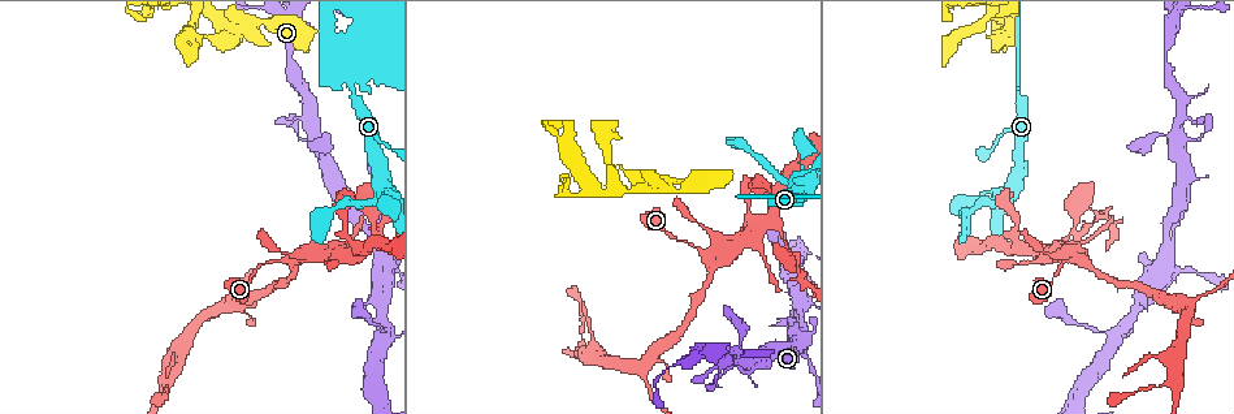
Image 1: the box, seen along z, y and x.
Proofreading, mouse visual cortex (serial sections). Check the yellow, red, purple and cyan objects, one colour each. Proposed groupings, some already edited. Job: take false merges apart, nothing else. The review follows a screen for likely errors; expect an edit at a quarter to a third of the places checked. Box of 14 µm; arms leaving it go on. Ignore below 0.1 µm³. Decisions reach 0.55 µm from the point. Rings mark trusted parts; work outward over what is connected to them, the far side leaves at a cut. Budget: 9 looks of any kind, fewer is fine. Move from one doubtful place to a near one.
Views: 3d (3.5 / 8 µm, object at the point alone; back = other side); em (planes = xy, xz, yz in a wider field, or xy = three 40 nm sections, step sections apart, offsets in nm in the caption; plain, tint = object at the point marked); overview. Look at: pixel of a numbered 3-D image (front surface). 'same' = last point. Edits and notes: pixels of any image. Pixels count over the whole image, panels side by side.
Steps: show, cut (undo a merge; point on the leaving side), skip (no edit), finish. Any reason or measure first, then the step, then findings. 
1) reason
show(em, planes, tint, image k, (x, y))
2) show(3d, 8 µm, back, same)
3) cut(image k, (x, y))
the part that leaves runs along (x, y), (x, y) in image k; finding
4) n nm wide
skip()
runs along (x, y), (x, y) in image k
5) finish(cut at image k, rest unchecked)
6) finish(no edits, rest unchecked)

thick turns thin
show(3d, 3.5 µm, image 1, (256, 23))

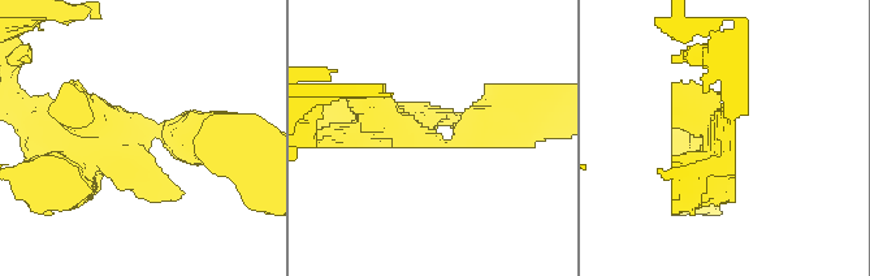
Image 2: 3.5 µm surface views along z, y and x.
shape alone is not enough
show(em, xy, step 1, tint, image 2, (135, 135))

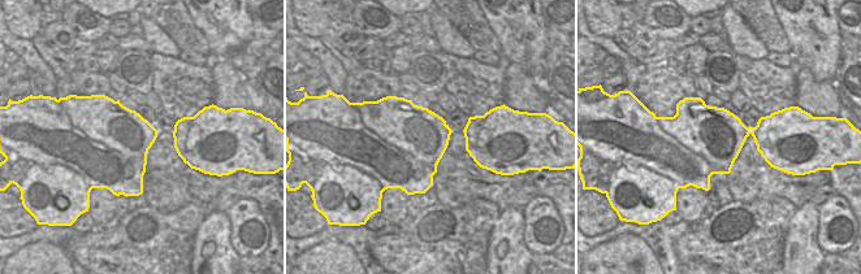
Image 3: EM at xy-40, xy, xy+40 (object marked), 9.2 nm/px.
700 nm wide
cut(image 2, (155, 169))
the part that leaves runs along (154, 134), (30, 119) in image 2; two cells meet here

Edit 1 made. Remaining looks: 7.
show(overview)

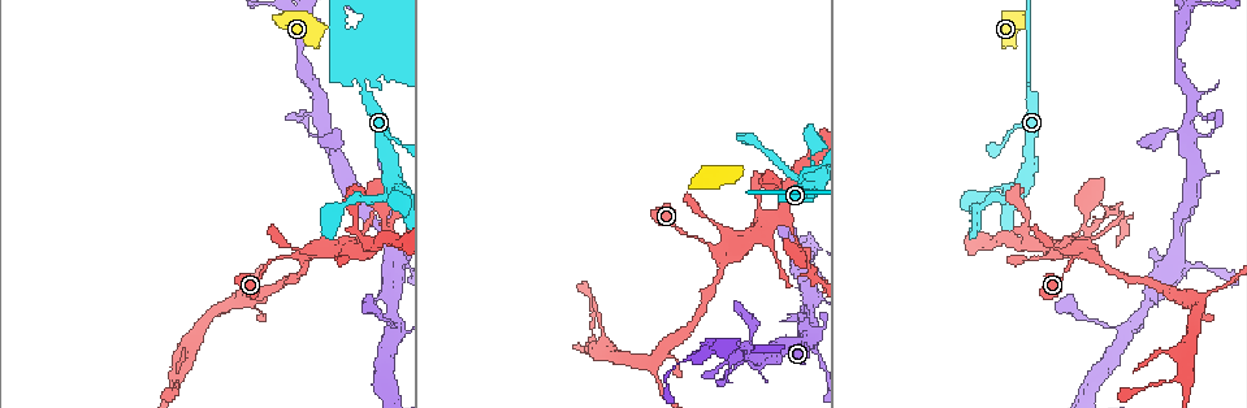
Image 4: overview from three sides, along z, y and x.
four-way junction
show(3d, 3.5 µm, image 4, (809, 339))

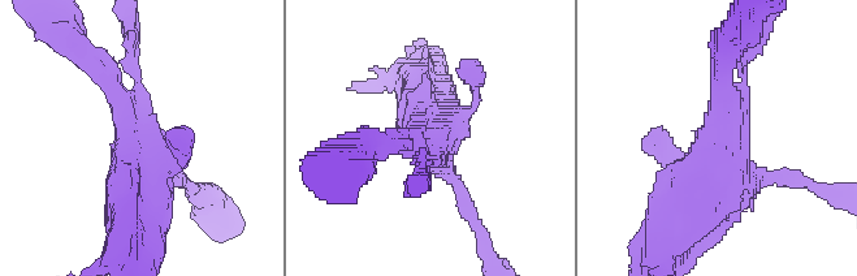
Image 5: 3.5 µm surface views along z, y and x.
show(em, xy, step 2, tint, image 5, (430, 146))

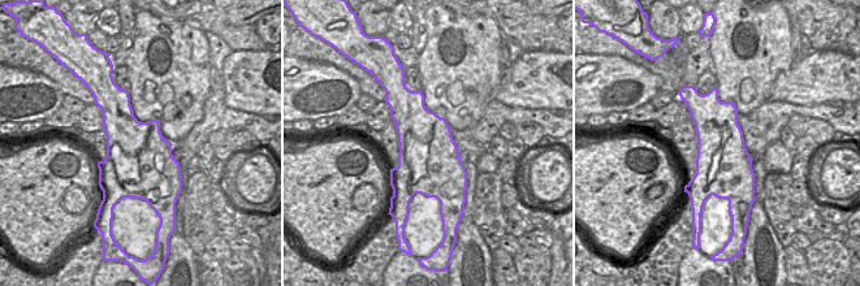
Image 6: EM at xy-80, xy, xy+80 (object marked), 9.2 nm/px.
show(em, xy, step 1, tint, same)

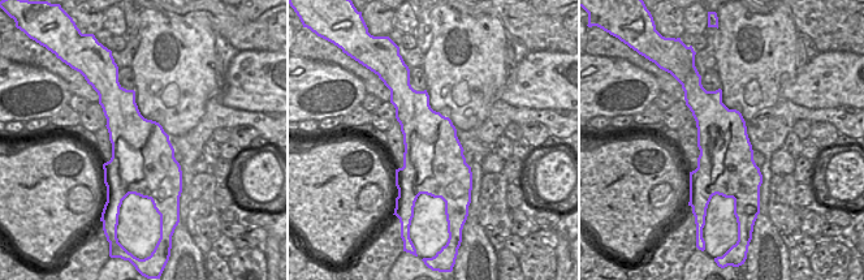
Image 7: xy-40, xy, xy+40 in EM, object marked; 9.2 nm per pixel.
skip()
runs along (741, 67), (685, 223) in image 5; continuous, no second cell

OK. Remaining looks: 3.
three arms meet
show(3d, 3.5 µm, image 4, (1090, 252))

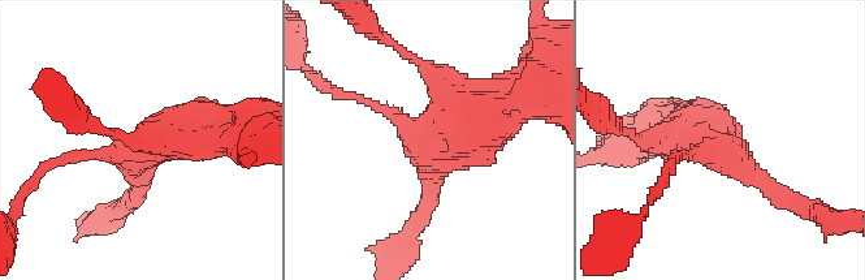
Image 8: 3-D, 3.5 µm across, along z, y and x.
3 arms; arms of 100, 250, 600 nm; need the tissue
show(em, xy, step 2, tint, image 8, (422, 138))

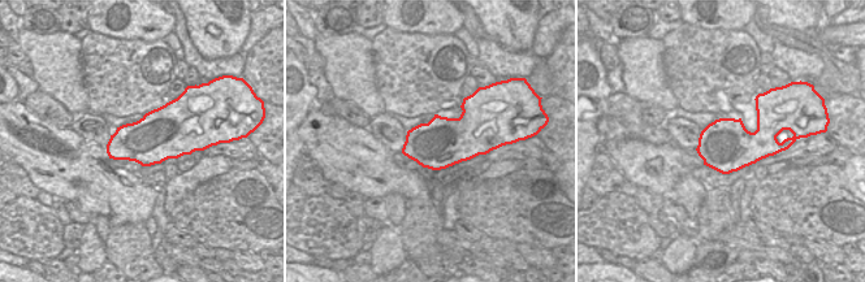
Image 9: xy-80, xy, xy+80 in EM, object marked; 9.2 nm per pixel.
skip()
runs along (57, 162), (206, 134) in image 8; one cell here

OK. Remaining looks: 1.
finish(cut at image 2, rest unchecked)

